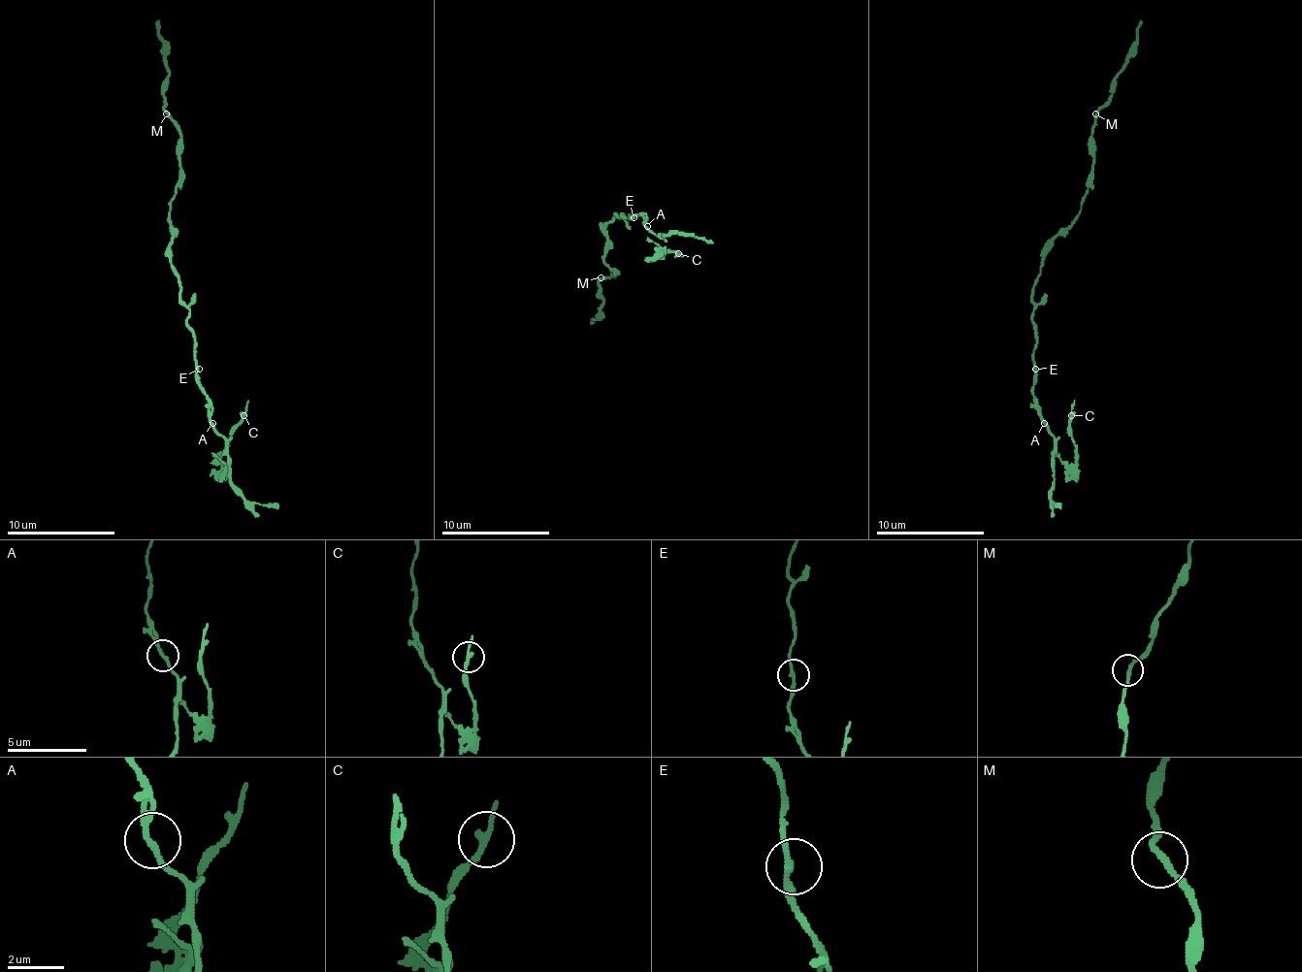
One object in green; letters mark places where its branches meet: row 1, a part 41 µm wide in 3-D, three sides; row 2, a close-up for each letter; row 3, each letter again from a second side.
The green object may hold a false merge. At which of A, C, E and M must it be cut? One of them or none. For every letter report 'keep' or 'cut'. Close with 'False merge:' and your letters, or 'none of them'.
A: keep
C: cut
E: keep
M: keep
False merge: C

